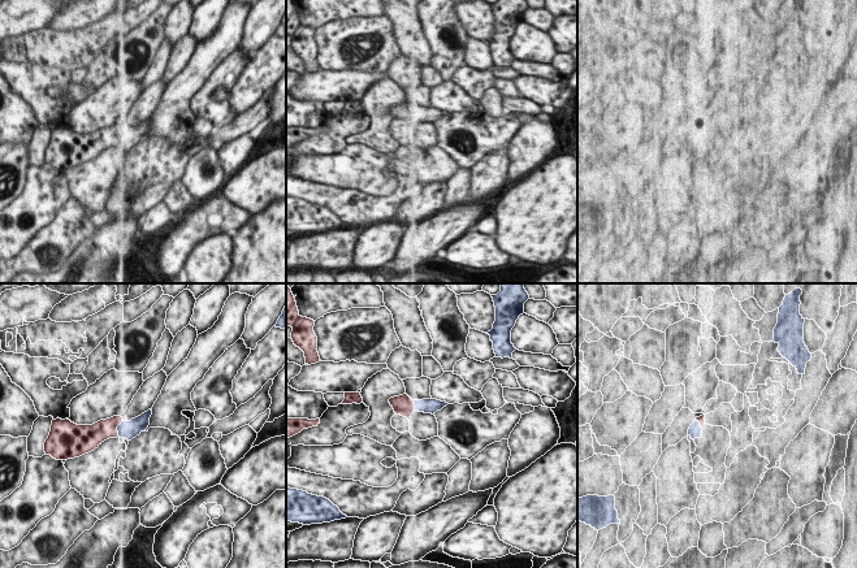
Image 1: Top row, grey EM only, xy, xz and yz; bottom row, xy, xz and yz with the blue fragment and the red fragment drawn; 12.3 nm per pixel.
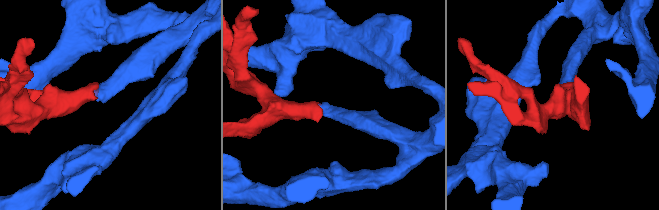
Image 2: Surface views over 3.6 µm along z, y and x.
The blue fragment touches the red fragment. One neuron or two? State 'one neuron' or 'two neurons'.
one neuron

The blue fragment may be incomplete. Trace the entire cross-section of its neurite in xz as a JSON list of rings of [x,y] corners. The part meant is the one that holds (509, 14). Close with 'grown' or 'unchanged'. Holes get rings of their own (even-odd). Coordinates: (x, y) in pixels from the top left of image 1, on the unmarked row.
[[[499,0],[492,4],[495,16],[495,30],[488,40],[493,51],[495,66],[512,66],[516,58],[511,52],[511,39],[520,23],[524,22],[524,12],[529,8],[527,0]]]; unchanged

